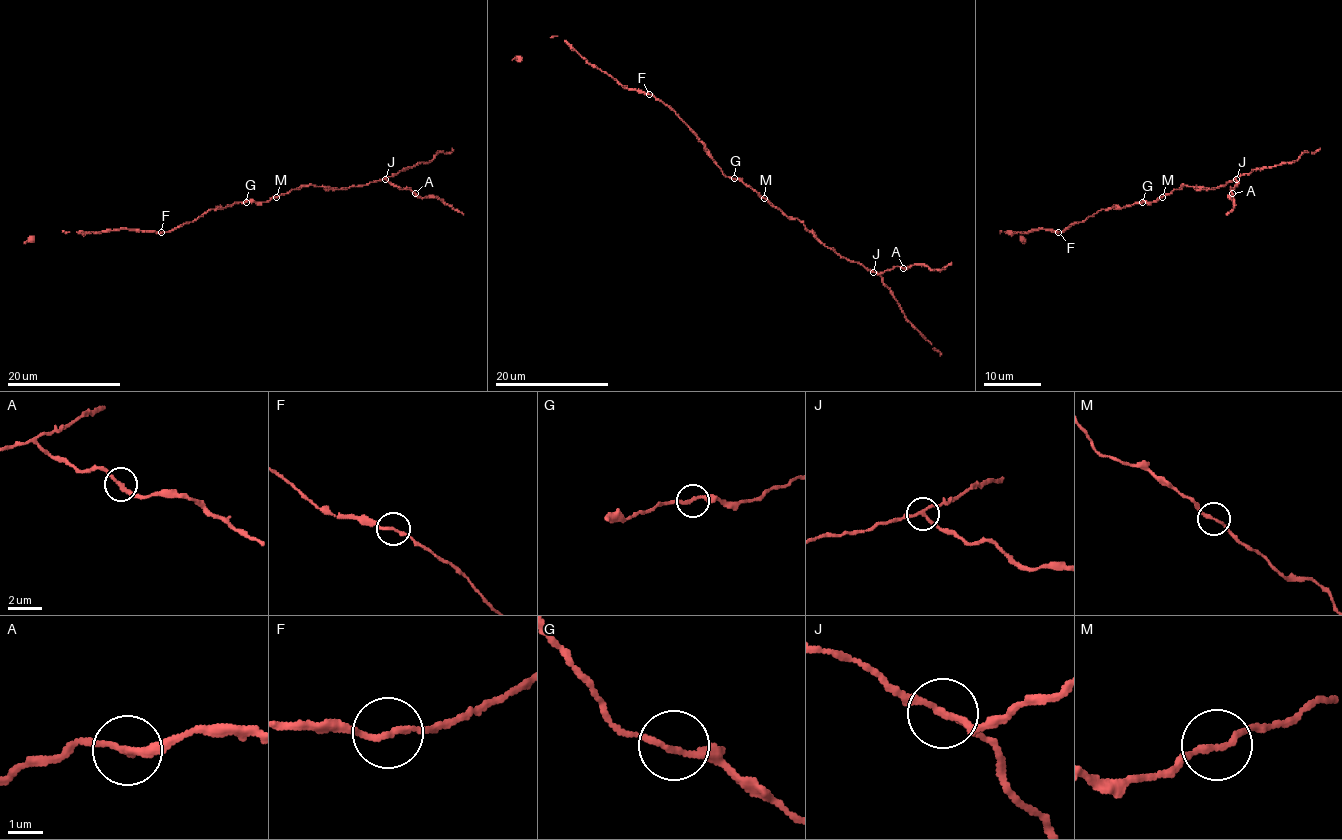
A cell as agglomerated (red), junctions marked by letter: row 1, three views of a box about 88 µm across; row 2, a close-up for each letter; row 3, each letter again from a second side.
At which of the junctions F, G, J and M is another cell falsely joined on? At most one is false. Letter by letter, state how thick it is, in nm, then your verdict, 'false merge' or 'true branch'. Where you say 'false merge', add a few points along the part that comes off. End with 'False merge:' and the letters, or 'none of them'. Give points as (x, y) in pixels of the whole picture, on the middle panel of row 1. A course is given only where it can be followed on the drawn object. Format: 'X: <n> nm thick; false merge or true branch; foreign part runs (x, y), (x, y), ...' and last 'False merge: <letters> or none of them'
F: 160 nm thick; true branch
G: 180 nm thick; true branch
J: 170 nm thick; false merge; foreign part runs (873, 272), (882, 273), (910, 265), (927, 265), (938, 269), (951, 262)
M: 160 nm thick; true branch
False merge: J

